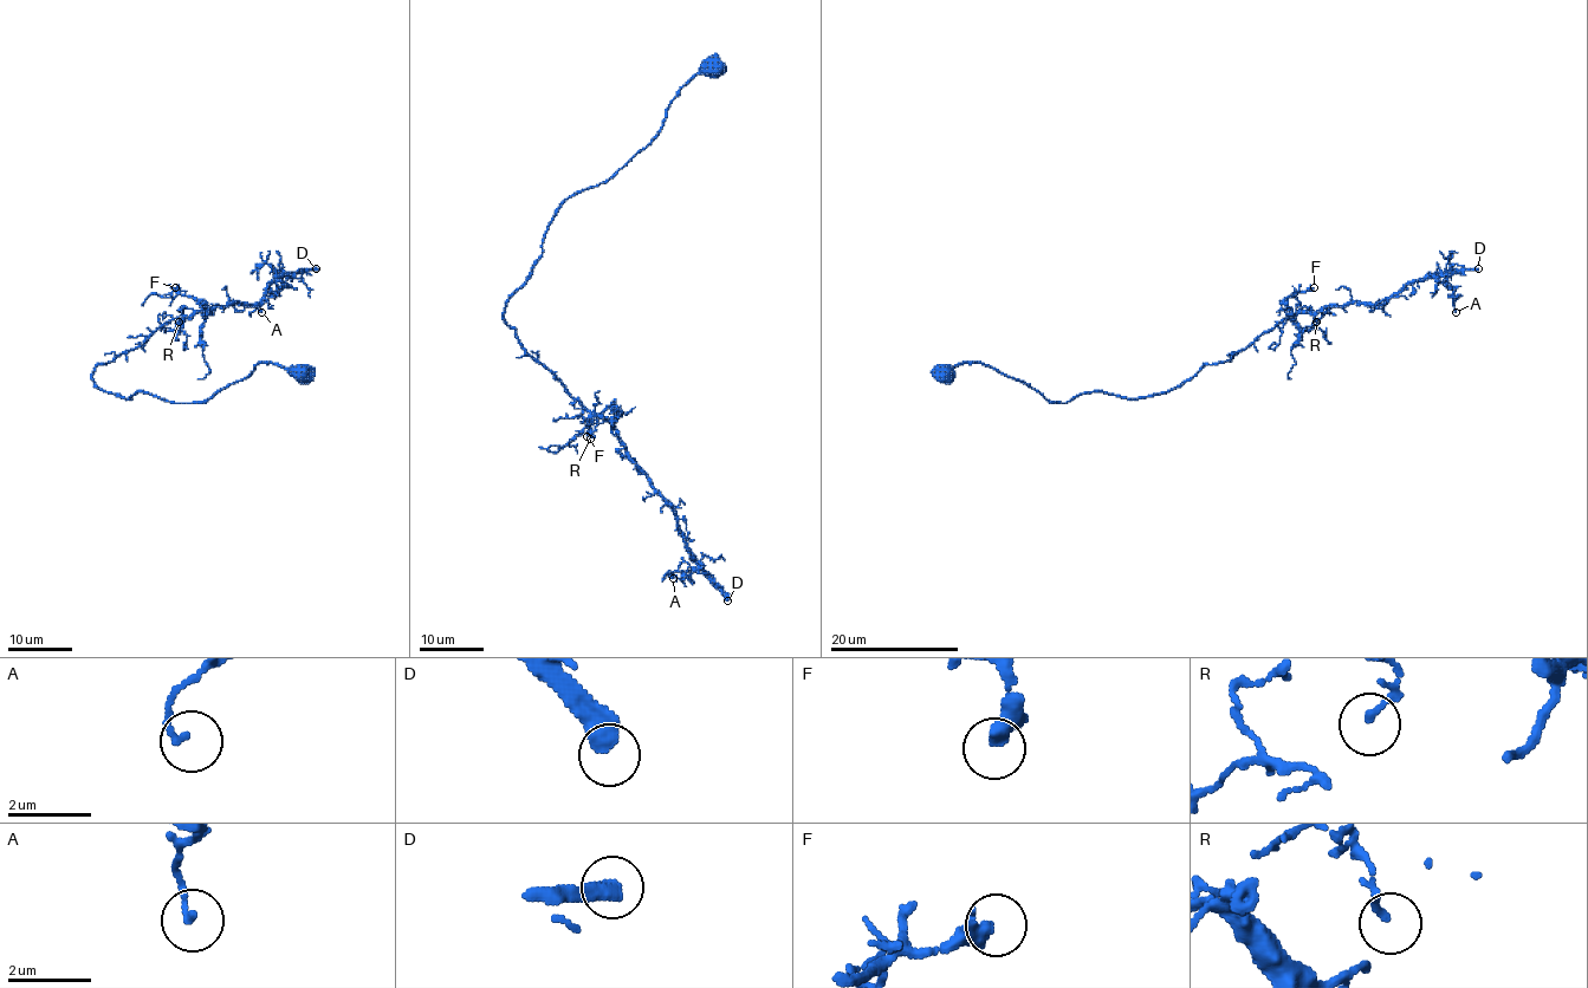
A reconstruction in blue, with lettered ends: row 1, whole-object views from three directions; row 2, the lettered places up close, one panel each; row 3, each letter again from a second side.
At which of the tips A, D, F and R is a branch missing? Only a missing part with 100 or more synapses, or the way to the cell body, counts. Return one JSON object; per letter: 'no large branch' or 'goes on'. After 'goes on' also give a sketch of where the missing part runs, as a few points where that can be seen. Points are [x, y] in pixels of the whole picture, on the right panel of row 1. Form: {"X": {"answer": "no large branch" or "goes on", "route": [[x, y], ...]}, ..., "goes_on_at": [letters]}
{"A": {"answer": "no large branch"}, "D": {"answer": "goes on"}, "F": {"answer": "no large branch"}, "R": {"answer": "no large branch"}, "goes_on_at": ["D"]}

